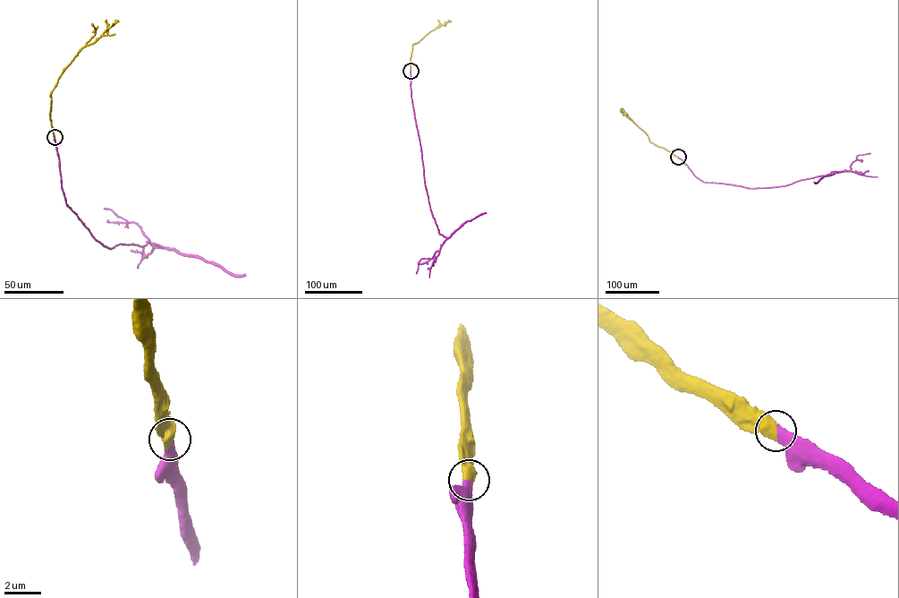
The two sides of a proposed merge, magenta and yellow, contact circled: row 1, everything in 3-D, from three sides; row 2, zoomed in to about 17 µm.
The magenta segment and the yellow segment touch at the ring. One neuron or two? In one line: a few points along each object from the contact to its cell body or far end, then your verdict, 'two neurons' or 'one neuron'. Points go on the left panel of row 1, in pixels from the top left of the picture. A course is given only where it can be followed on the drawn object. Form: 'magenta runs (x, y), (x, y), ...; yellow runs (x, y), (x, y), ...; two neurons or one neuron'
magenta runs (54, 137), (65, 202), (96, 241), (111, 249), (120, 244), (140, 247), (148, 243), (156, 243), (196, 256); yellow runs (54, 137), (50, 94), (57, 79), (81, 48), (96, 42), (118, 21); one neuron

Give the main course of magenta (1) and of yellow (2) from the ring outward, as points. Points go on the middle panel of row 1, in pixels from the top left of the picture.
1: (411, 71), (411, 102), (432, 216), (439, 233), (445, 237), (449, 237), (462, 225)
2: (411, 70), (412, 45), (451, 21)

